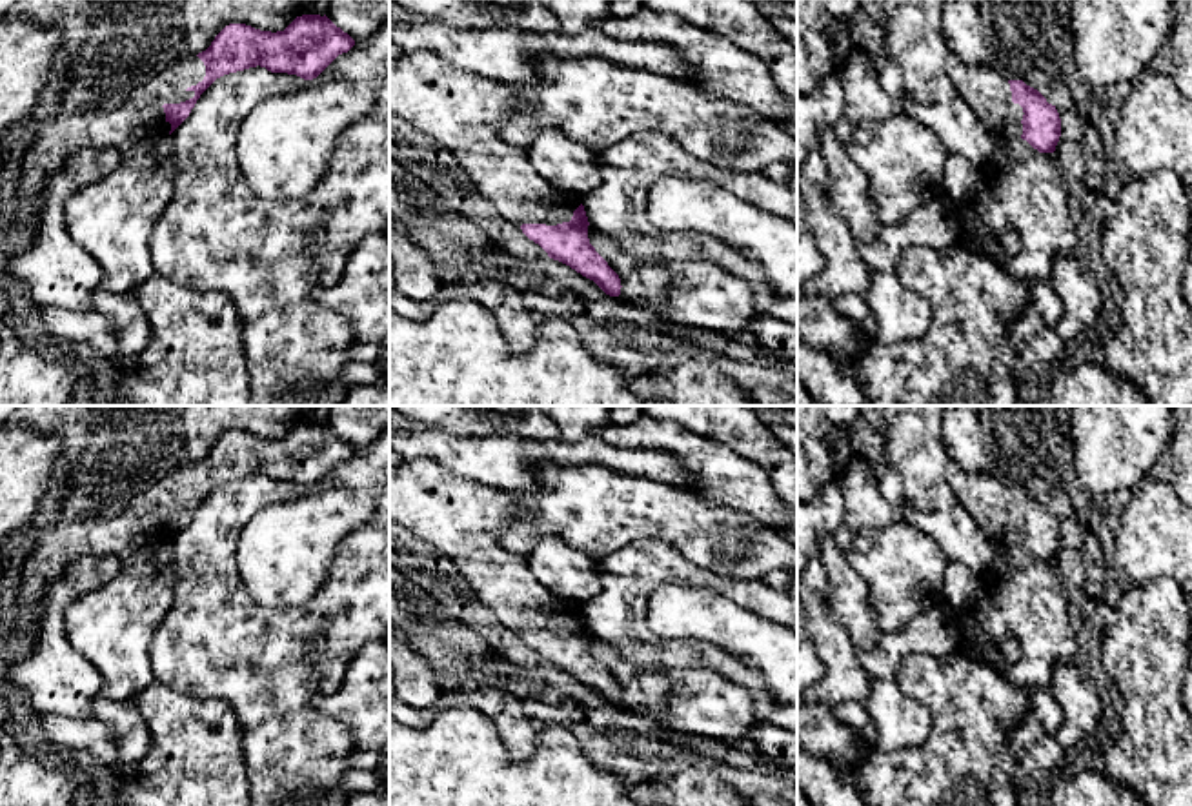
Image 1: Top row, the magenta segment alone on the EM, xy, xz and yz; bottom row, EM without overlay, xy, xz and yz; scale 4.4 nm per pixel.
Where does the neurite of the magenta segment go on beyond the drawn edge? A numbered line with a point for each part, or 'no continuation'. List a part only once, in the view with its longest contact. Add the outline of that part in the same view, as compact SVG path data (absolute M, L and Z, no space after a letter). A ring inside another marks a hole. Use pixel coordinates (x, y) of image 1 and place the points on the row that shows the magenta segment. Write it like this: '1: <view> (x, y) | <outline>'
1: xy (141, 117) | M197 55L180 60L136 87L131 96L106 113L93 116L87 126L89 147L129 151L138 142L169 135L164 104L180 104L195 96L191 86L206 76L206 65Z

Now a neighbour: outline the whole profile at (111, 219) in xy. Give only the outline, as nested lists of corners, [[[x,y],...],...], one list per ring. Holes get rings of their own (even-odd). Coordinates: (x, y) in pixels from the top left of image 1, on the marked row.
[[[171,135],[146,138],[113,173],[69,196],[66,227],[100,264],[100,291],[133,293],[155,273],[149,238],[173,195],[173,155]]]

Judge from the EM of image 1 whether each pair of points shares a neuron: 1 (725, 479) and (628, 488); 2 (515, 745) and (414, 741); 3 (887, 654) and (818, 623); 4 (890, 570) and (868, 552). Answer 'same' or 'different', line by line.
1: different
2: different
3: different
4: same

